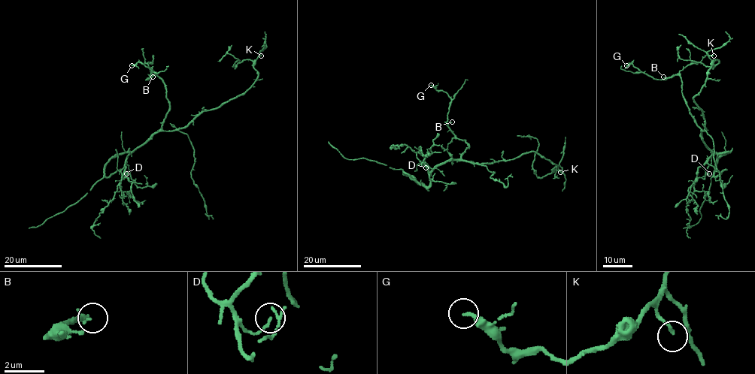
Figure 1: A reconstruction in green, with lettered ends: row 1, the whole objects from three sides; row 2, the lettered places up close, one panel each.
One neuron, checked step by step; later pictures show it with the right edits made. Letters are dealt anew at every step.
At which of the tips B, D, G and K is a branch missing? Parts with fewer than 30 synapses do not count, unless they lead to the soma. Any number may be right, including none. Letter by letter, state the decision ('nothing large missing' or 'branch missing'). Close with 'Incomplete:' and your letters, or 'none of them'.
B: nothing large missing
D: nothing large missing
G: nothing large missing
K: nothing large missing
Incomplete: none of them

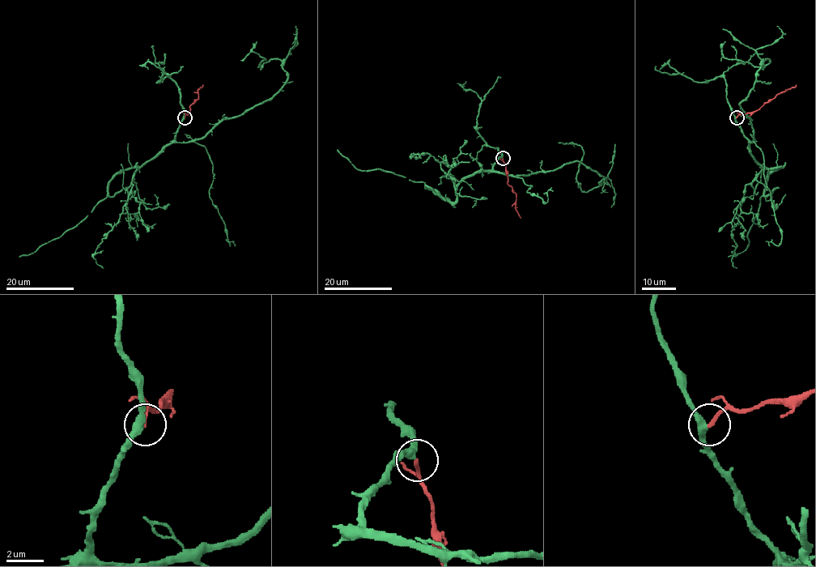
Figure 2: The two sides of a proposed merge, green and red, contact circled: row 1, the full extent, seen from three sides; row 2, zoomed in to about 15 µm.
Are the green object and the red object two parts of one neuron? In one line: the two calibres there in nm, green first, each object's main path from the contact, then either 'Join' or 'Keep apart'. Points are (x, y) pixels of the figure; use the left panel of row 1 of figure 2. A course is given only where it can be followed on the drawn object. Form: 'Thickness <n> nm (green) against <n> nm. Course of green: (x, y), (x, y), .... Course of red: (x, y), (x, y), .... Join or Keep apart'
Thickness 360 nm (green) against 220 nm. Course of green: (184, 117), (175, 139), (201, 139), (286, 78), (279, 60), (258, 66), (265, 59), (250, 52), (240, 61). Course of red: (185, 117), (189, 106), (197, 99), (197, 90), (203, 85). Join

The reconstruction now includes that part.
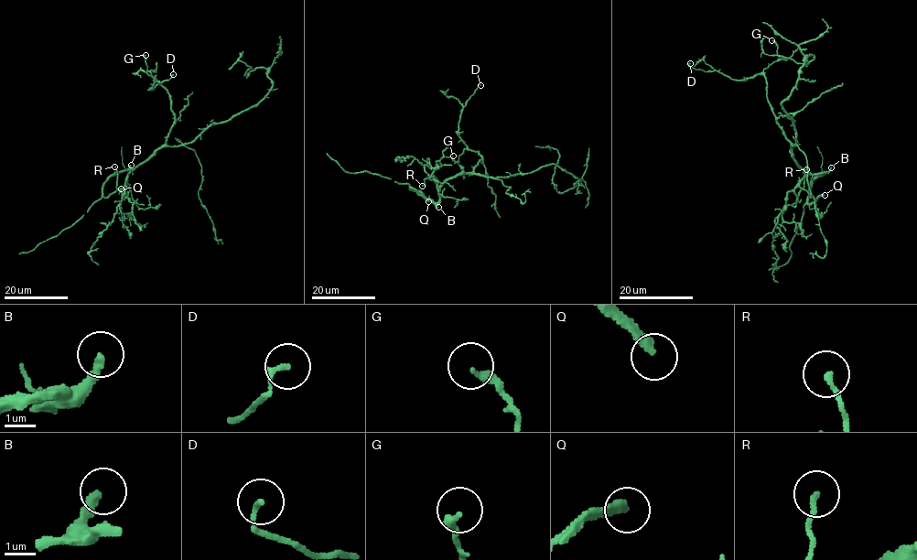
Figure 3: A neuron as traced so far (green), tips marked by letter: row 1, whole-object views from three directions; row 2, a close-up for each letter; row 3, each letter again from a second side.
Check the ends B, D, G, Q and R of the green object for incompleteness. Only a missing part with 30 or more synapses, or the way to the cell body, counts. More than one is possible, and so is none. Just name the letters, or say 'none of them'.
B, Q

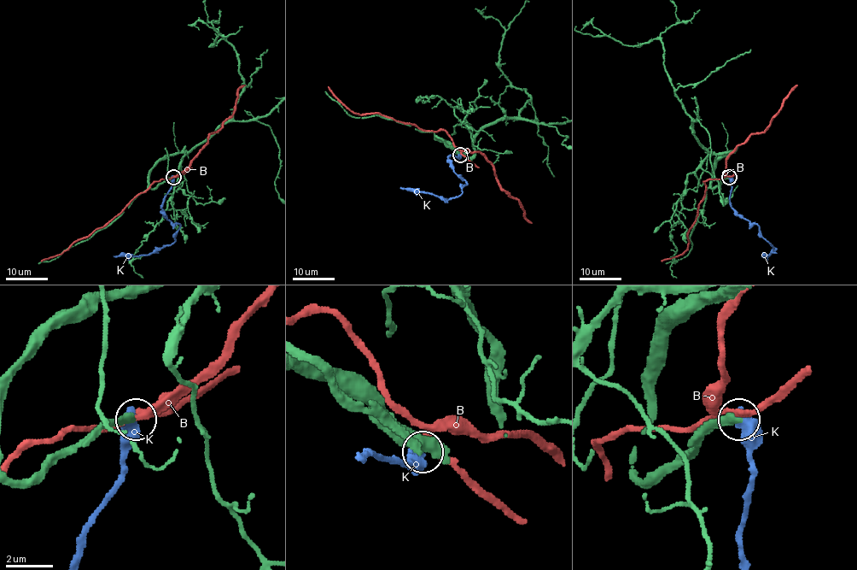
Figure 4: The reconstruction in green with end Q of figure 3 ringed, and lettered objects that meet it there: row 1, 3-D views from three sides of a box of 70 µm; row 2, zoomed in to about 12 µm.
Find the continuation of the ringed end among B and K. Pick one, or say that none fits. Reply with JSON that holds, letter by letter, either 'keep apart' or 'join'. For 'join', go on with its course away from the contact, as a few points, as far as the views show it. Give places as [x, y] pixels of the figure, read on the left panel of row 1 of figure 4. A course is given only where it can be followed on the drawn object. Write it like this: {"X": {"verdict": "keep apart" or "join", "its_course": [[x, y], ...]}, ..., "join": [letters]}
{"B": {"verdict": "keep apart"}, "K": {"verdict": "keep apart"}, "join": []}

